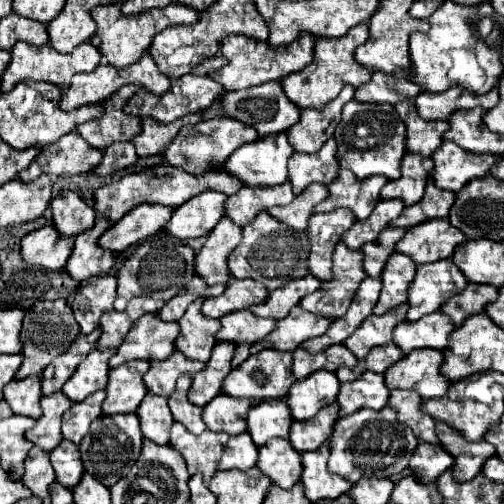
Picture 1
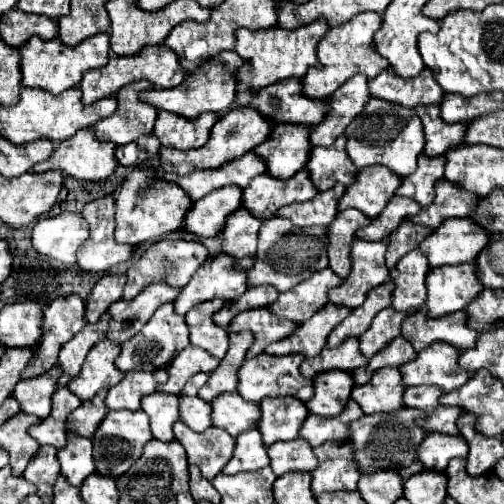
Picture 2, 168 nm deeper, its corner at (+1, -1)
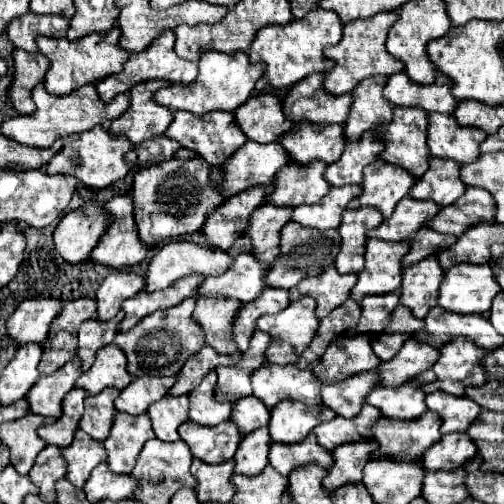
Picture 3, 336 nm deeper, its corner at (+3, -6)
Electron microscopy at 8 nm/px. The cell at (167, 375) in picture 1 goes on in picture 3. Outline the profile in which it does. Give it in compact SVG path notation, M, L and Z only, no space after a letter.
M204 346L198 354L190 356L186 360L186 364L180 368L180 372L176 376L176 384L168 390L168 396L184 396L184 394L192 392L192 388L196 388L196 384L200 384L200 380L204 378L206 372L214 370L220 364L224 364L224 366L236 364L238 358L240 358L240 354L220 356L218 352L212 352L212 348Z

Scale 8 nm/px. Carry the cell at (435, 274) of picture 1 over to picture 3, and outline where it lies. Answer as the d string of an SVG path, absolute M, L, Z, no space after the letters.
M456 264L442 278L438 306L456 314L486 314L500 290L488 264Z

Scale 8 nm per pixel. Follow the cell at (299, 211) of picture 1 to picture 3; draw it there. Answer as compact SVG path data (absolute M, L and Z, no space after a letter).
M360 186L330 188L328 196L324 196L324 202L294 208L292 222L298 222L304 228L316 228L316 230L338 228L342 212L356 196L360 196L360 192L362 192Z

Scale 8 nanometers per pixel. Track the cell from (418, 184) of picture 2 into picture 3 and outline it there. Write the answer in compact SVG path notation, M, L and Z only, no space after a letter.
M430 158L428 172L416 180L410 188L410 196L416 200L434 200L440 208L454 204L466 190L458 178L460 164L454 160Z

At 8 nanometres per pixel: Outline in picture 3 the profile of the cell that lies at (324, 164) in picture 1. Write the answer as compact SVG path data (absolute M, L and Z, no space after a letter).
M364 132L356 142L348 142L342 156L326 168L326 180L330 186L362 184L364 166L372 164L382 150L374 132Z

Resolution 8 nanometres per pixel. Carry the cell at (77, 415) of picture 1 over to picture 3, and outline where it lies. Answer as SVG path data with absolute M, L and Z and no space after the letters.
M104 388L96 396L84 400L84 416L80 420L80 430L84 430L92 440L104 440L112 428L112 418L116 414L114 398L118 396L116 388Z

